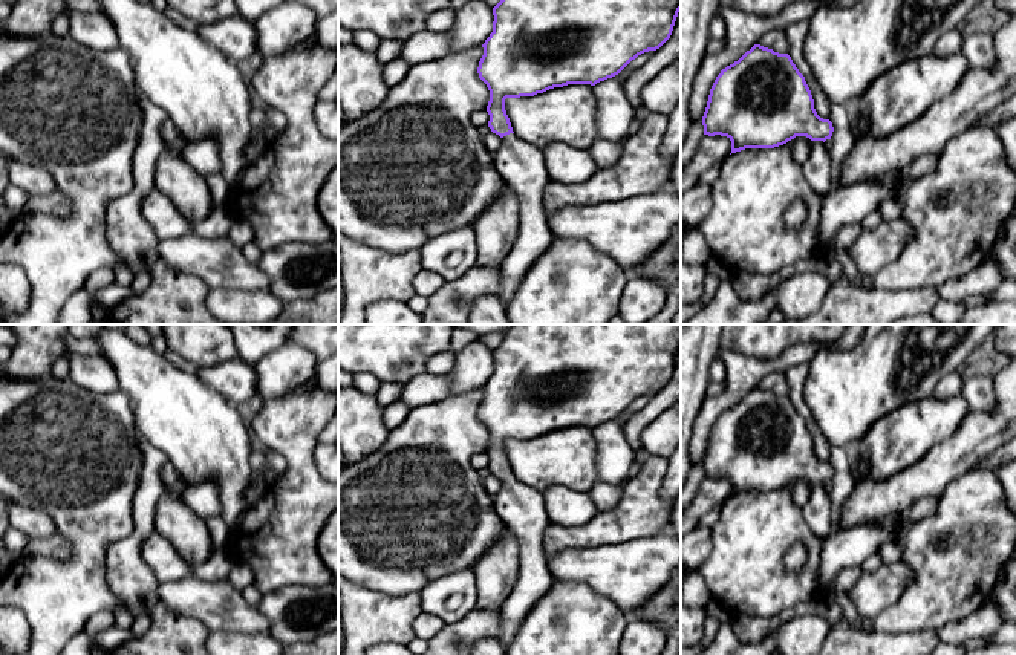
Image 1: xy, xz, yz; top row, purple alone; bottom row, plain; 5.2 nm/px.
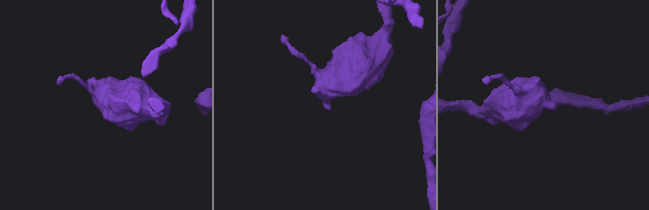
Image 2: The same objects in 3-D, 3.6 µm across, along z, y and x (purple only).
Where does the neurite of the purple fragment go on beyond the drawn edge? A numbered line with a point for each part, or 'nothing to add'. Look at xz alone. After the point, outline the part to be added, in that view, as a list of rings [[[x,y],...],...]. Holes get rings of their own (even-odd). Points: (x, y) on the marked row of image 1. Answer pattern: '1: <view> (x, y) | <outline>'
1: xz (521, 166) | [[[516,133],[502,138],[502,147],[494,155],[494,174],[516,193],[520,205],[517,240],[500,265],[497,298],[508,305],[526,272],[554,240],[543,208],[543,191],[549,174],[542,150],[526,144]]]

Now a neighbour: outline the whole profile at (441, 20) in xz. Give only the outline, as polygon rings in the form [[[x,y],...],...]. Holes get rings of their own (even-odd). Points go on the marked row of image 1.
[[[444,8],[428,15],[427,29],[435,32],[448,32],[453,24],[453,8]]]

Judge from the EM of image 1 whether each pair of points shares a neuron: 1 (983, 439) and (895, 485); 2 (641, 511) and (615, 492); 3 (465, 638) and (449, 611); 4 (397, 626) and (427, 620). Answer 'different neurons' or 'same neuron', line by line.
1: same neuron
2: different neurons
3: different neurons
4: different neurons

